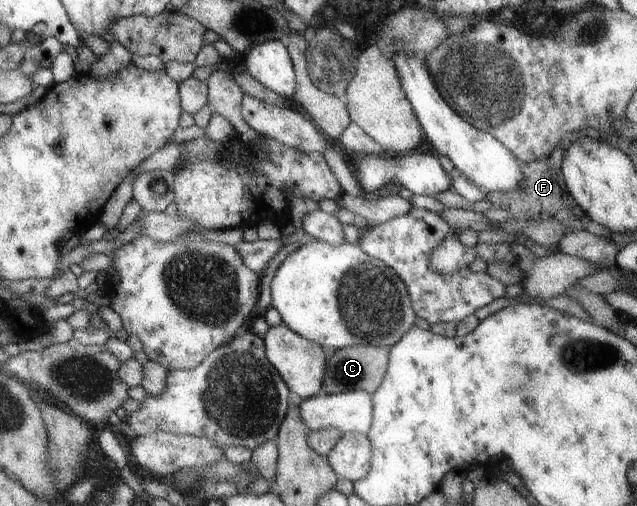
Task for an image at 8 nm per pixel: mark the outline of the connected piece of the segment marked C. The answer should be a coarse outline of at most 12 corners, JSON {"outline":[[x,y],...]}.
{"outline":[[388,346],[334,350],[320,393],[372,393],[385,374]]}

